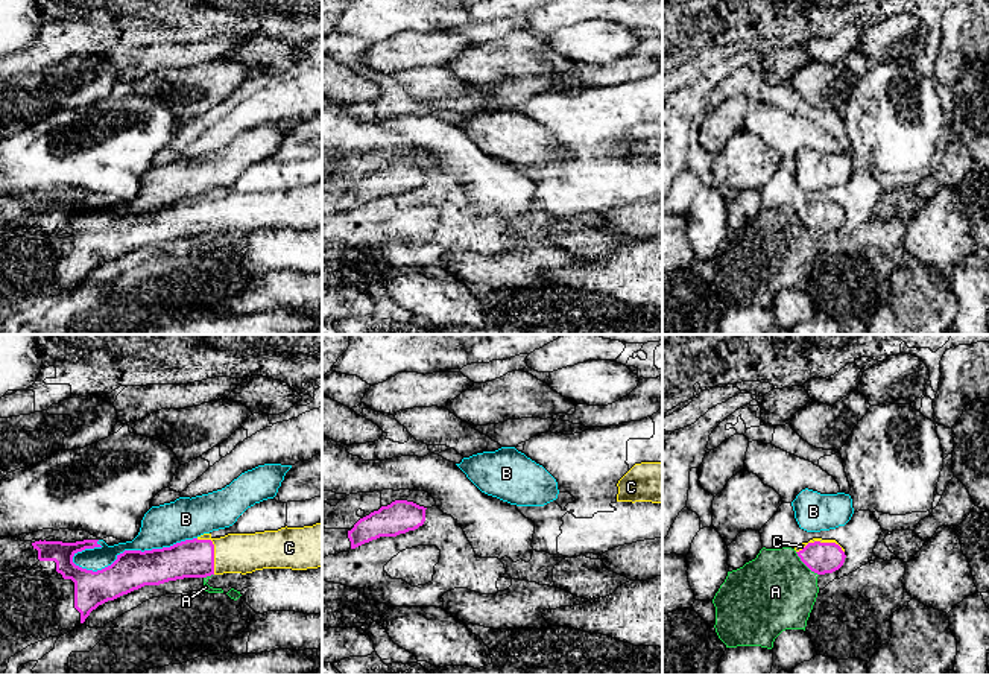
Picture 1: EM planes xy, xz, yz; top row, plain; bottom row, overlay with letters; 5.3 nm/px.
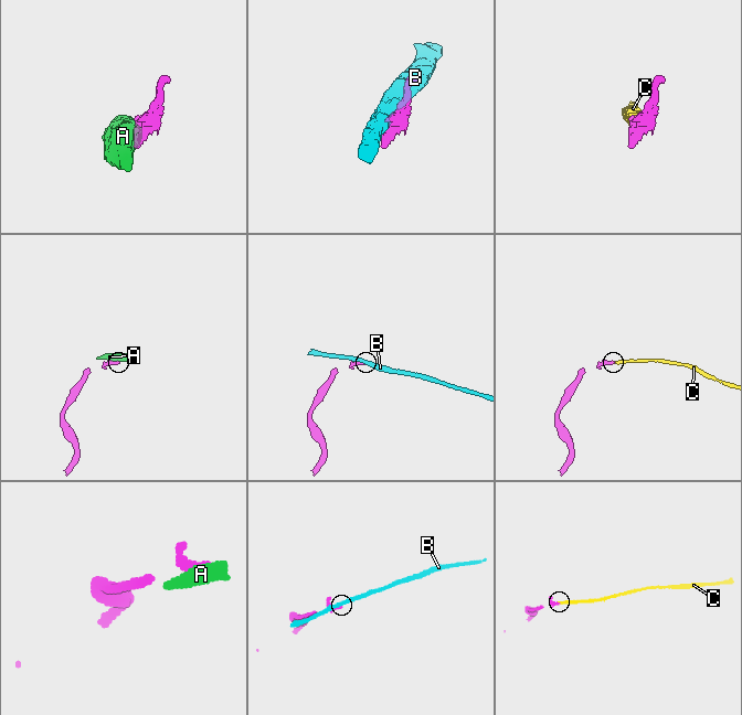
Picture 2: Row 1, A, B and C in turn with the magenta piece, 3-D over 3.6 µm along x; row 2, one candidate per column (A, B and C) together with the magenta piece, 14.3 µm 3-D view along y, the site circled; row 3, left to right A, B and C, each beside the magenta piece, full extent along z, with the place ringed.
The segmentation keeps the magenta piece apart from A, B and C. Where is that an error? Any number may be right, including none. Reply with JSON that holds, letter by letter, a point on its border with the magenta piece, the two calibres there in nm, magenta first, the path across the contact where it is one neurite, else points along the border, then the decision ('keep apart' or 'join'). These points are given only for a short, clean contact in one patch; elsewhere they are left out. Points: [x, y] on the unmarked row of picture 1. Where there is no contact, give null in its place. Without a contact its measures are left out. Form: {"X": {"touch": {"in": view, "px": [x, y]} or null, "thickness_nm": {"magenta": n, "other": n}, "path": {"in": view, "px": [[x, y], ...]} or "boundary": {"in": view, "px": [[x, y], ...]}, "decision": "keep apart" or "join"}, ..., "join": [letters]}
{"A": {"touch": {"in": "yz", "px": [805, 224]}, "thickness_nm": {"magenta": 160, "other": 420}, "decision": "keep apart"}, "B": {"touch": {"in": "xy", "px": [134, 210]}, "thickness_nm": {"magenta": 200, "other": 220}, "decision": "keep apart"}, "C": {"touch": {"in": "yz", "px": [819, 201]}, "thickness_nm": {"magenta": 160, "other": 30}, "decision": "join"}, "join": ["C"]}

